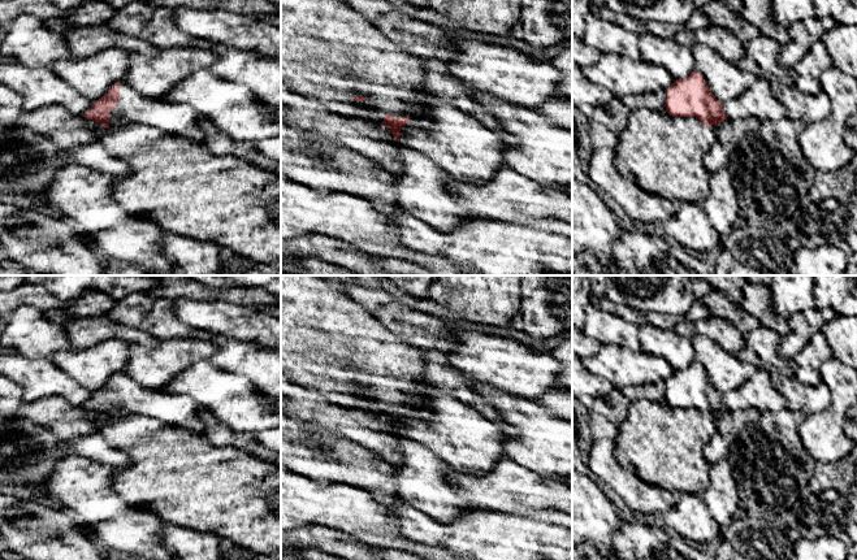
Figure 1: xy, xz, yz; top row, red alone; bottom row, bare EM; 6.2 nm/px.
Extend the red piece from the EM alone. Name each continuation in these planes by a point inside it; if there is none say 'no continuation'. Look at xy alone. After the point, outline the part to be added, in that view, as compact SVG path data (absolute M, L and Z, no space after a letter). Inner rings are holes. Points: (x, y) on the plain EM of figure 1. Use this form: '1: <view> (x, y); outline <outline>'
1: xy (178, 411); outline M120 373L120 394L109 401L109 421L120 416L142 414L164 424L203 433L200 414L207 412L189 396L147 388Z

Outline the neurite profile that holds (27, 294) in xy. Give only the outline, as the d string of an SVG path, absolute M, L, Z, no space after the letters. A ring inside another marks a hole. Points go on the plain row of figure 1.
M25 282L9 291L0 291L0 317L5 320L14 309L31 305L40 311L64 309L68 301L53 296L40 285Z

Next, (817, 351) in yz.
M821 331L814 333L793 361L797 365L795 377L804 385L817 386L822 382L819 368L832 359L832 351Z

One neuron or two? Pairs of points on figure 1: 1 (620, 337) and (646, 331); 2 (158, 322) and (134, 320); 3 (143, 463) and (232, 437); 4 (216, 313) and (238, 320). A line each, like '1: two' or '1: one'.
1: two
2: one
3: two
4: one

